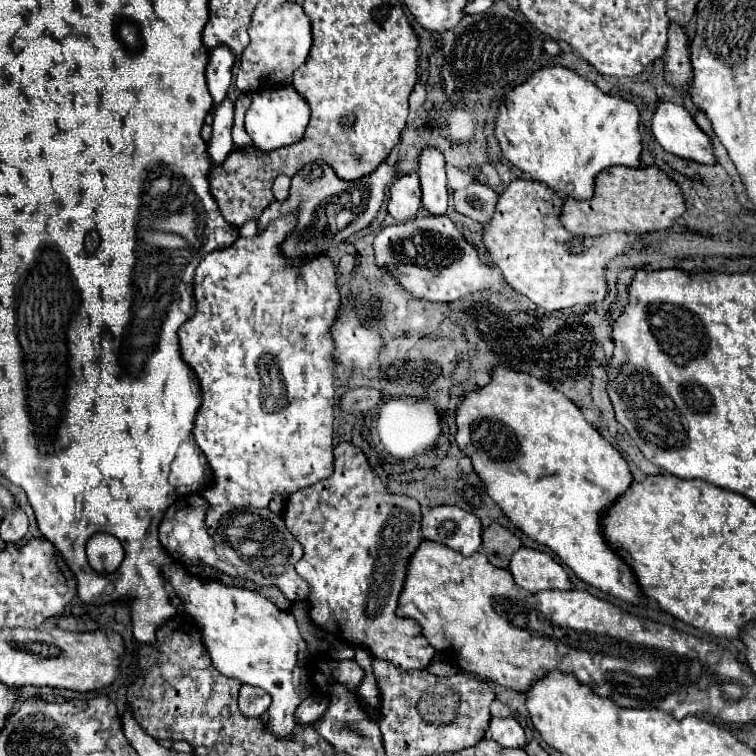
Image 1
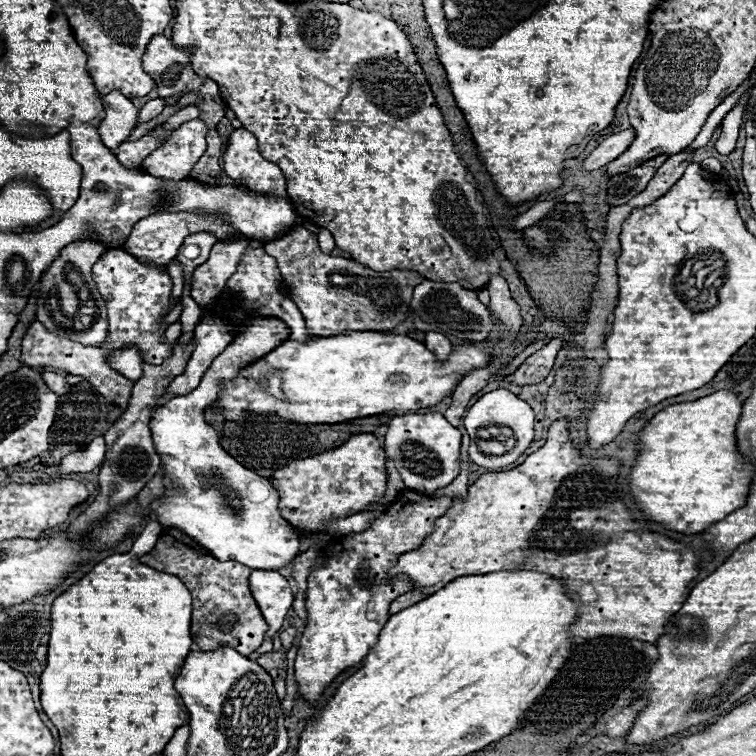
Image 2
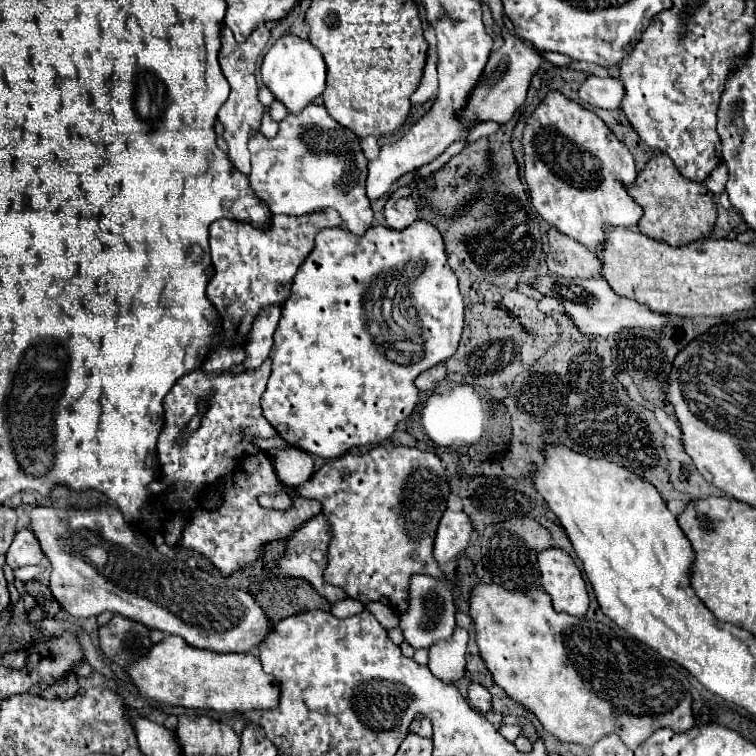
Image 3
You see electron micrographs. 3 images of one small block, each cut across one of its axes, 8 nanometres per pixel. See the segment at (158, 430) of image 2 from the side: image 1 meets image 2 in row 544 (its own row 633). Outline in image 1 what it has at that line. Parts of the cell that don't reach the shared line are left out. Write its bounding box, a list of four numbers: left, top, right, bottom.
[164,564,314,736]

